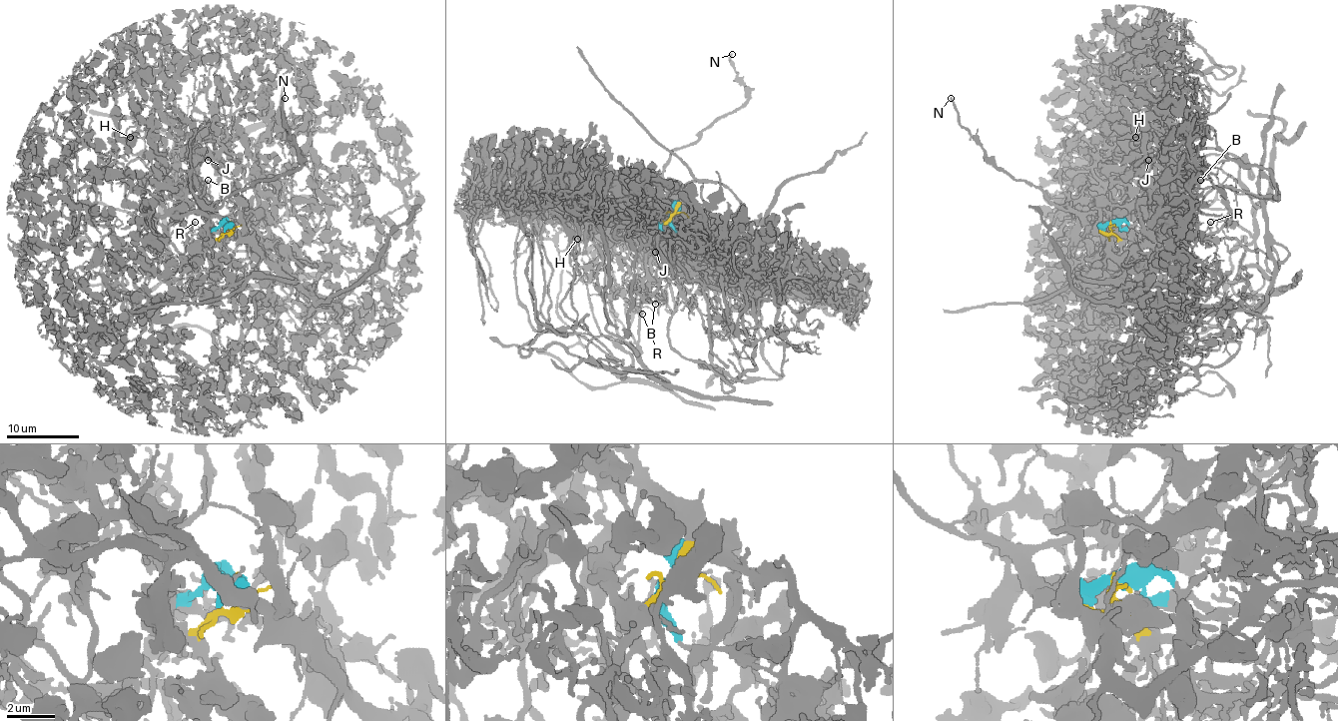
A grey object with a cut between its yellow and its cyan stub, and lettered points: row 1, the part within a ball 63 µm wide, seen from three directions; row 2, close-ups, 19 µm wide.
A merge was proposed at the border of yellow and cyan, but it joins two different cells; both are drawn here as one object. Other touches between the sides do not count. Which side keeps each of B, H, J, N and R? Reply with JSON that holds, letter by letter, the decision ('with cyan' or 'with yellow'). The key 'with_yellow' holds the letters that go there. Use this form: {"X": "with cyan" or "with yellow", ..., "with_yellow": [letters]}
{"B": "with yellow", "H": "with cyan", "J": "with cyan", "N": "with yellow", "R": "with yellow", "with_yellow": ["B", "N", "R"]}

